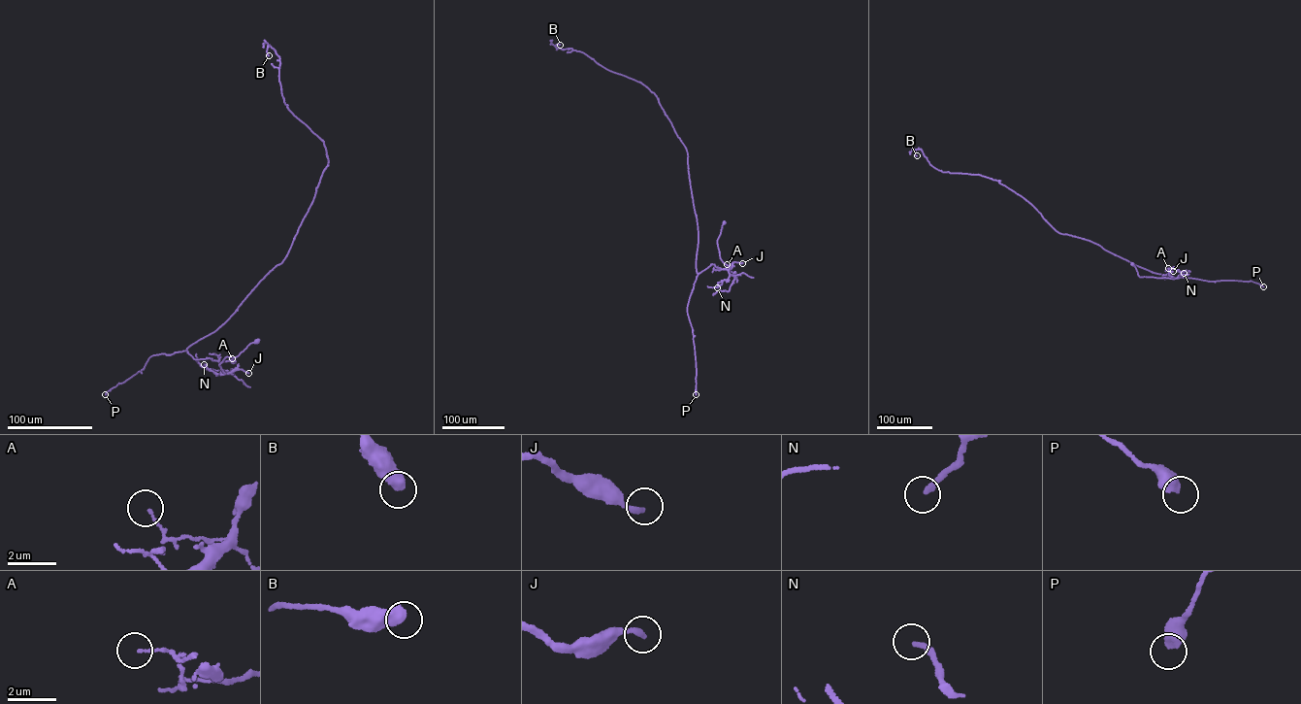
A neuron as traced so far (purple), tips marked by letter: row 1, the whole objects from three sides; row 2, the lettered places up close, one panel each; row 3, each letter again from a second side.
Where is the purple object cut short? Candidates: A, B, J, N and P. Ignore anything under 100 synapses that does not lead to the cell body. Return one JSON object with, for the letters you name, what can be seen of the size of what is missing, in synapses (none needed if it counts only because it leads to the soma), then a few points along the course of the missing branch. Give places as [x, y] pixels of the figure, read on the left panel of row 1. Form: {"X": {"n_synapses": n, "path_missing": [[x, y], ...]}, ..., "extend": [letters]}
{"extend": []}

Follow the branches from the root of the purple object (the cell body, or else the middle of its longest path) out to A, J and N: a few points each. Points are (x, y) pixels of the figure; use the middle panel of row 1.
A: (724, 222), (717, 243), (720, 258), (730, 266), (728, 271), (722, 269), (727, 268), (727, 264)
J: (724, 222), (717, 240), (720, 258), (730, 266), (729, 271), (732, 262), (742, 263)
N: (724, 222), (717, 243), (720, 258), (730, 266), (729, 276), (718, 283), (717, 287)

